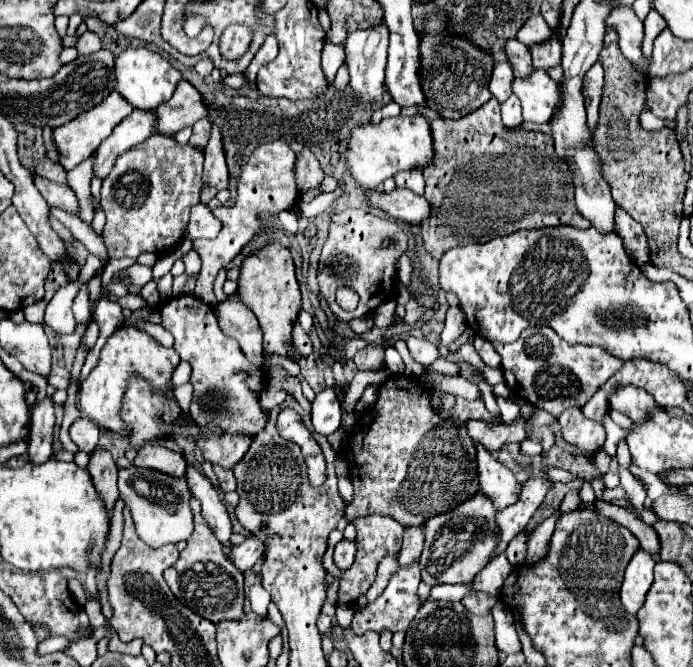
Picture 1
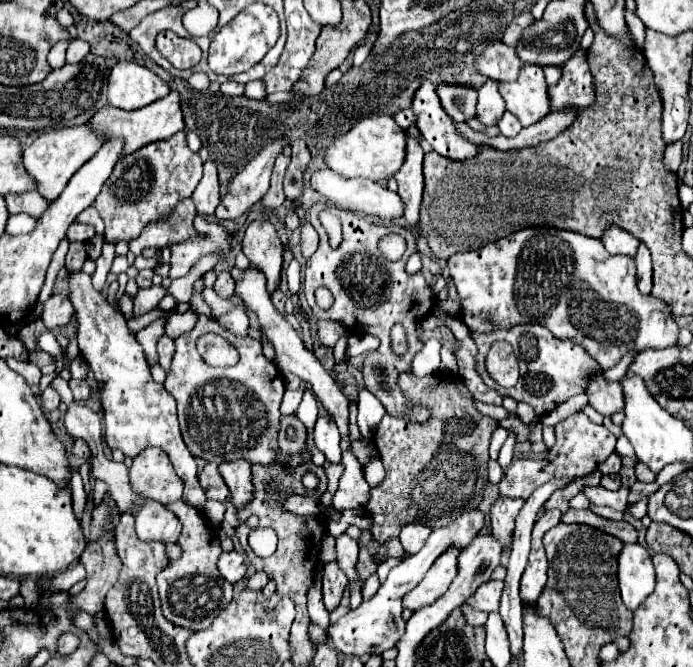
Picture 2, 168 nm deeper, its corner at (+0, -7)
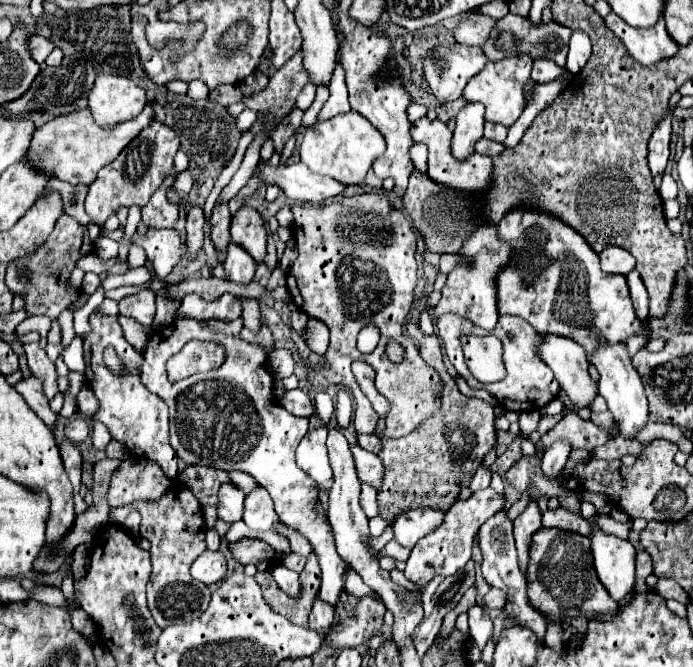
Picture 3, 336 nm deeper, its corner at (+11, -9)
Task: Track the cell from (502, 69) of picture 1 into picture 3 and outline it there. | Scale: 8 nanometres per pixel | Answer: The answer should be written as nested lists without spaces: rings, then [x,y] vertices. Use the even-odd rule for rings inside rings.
[[[465,104],[457,114],[457,124],[451,138],[451,152],[455,160],[467,160],[473,154],[473,146],[483,138],[483,104]]]

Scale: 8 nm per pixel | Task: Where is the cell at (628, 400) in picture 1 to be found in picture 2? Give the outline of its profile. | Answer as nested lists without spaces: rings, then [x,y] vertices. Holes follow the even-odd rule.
[[[602,374],[590,380],[586,394],[590,398],[590,406],[602,416],[612,416],[624,410],[624,392],[620,390],[620,382],[606,382]]]

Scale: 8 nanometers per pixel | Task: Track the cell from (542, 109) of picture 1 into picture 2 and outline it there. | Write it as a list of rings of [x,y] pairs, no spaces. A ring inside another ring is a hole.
[[[524,64],[516,82],[500,82],[500,94],[506,100],[506,110],[510,110],[522,126],[530,126],[544,118],[550,110],[548,84],[544,80],[542,68]]]

